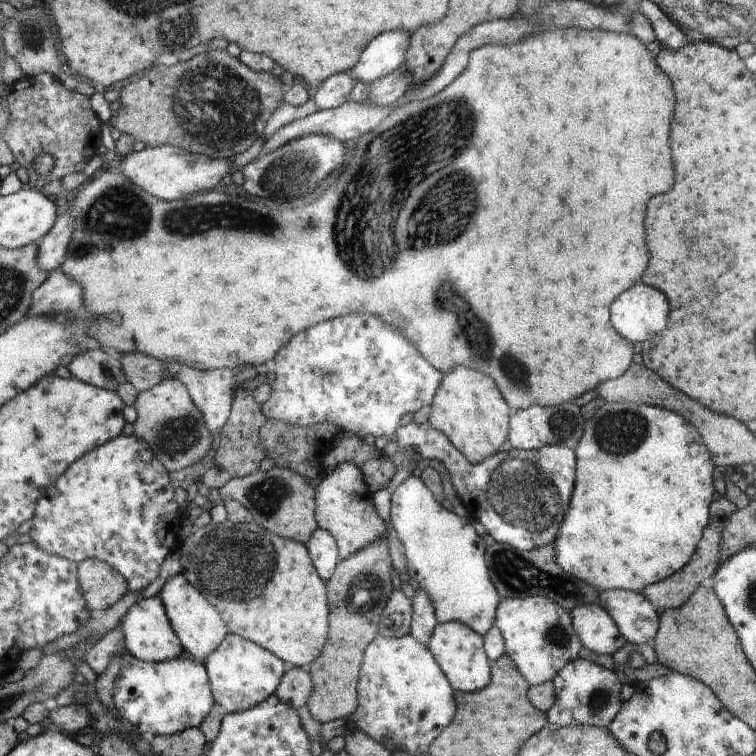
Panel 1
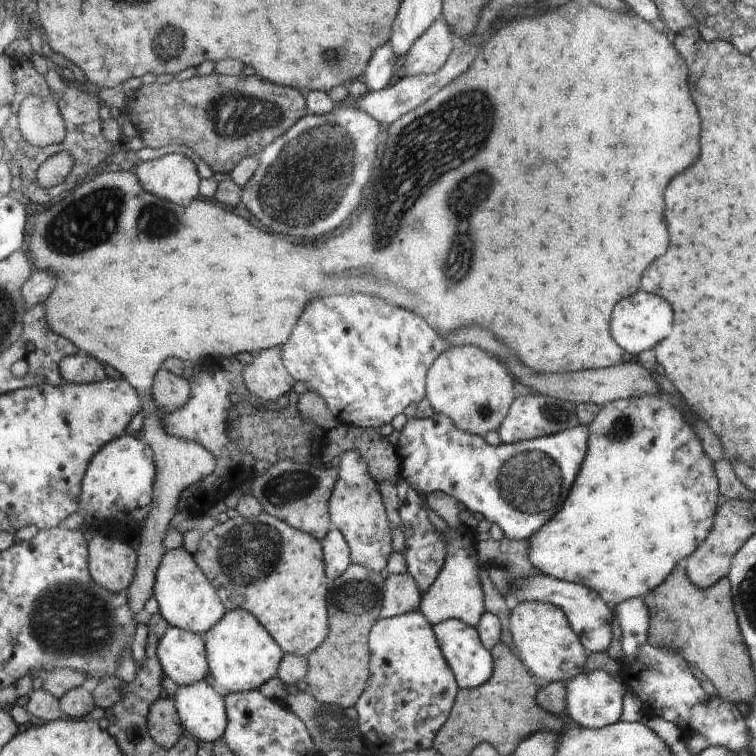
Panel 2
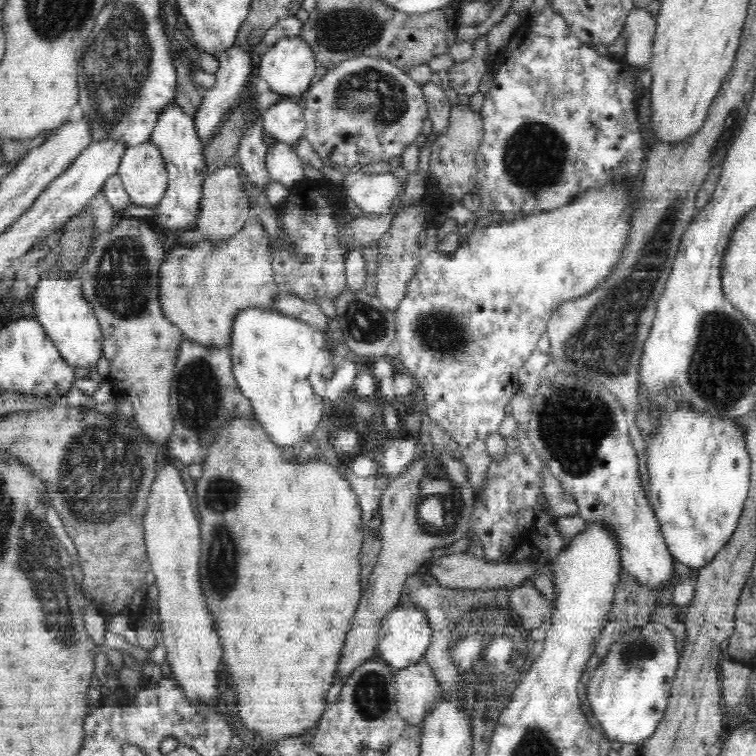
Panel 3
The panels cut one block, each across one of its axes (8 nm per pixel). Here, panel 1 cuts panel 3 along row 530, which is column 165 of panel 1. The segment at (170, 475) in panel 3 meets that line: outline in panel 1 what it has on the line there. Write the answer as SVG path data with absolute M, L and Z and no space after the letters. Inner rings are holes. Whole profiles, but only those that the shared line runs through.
M160 145L146 146L143 151L132 152L124 158L121 172L126 173L132 182L141 186L145 191L167 201L184 199L192 192L211 191L216 184L230 174L230 159L206 158L199 153L185 151L182 147Z

